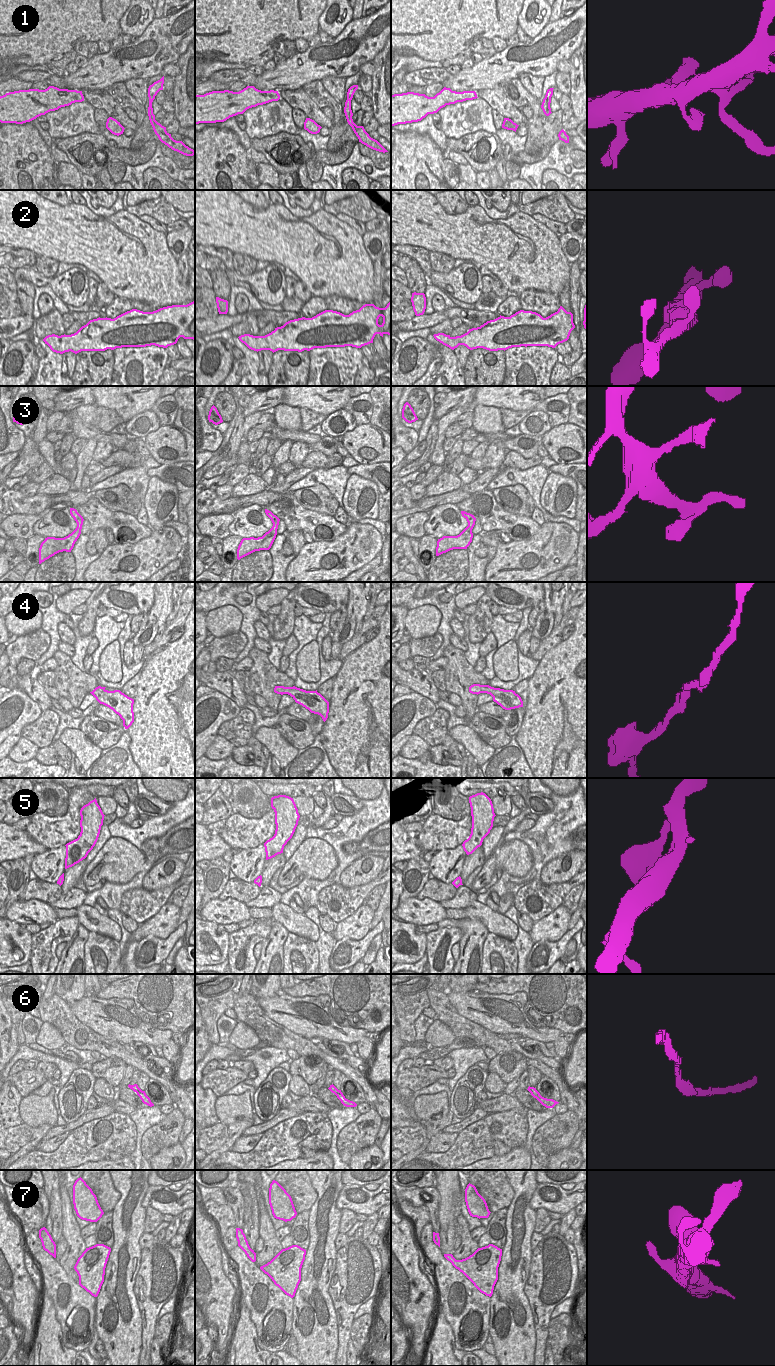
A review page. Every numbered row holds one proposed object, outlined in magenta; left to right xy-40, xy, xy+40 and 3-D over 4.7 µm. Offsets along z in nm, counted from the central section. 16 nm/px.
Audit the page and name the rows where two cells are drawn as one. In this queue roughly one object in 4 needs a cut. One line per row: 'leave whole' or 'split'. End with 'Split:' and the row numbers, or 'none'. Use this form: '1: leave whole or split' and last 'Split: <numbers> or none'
1: leave whole
2: leave whole
3: leave whole
4: leave whole
5: leave whole
6: leave whole
7: leave whole
Split: none

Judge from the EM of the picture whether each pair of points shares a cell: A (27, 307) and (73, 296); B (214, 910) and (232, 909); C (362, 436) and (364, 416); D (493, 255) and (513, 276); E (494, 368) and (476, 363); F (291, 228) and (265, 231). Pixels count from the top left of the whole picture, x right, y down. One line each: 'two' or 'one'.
A: two
B: one
C: two
D: one
E: one
F: one

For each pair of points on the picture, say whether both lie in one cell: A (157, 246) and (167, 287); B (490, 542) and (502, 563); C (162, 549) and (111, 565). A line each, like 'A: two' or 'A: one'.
A: one
B: two
C: one

